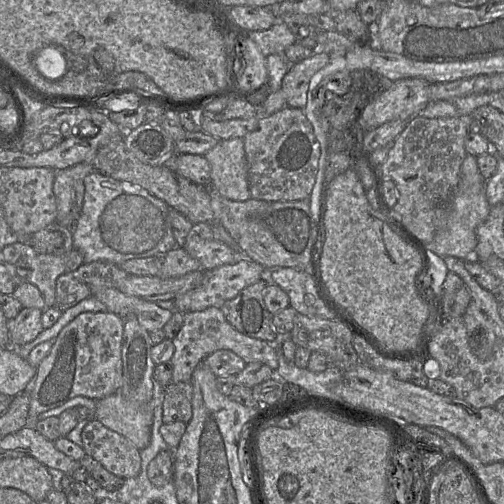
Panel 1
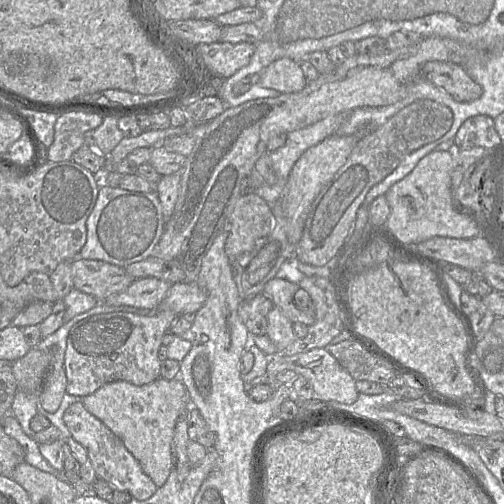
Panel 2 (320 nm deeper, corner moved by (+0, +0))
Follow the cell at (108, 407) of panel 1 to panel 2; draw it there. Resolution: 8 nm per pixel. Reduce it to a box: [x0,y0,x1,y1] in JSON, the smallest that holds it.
[81,378,191,488]

